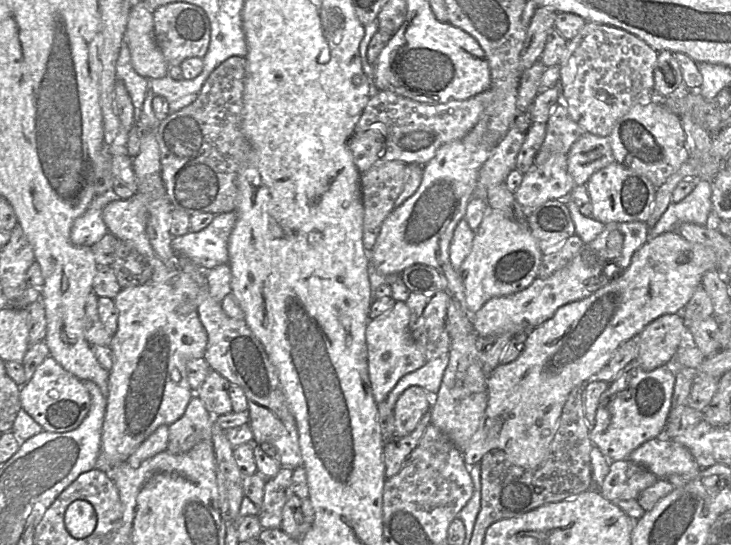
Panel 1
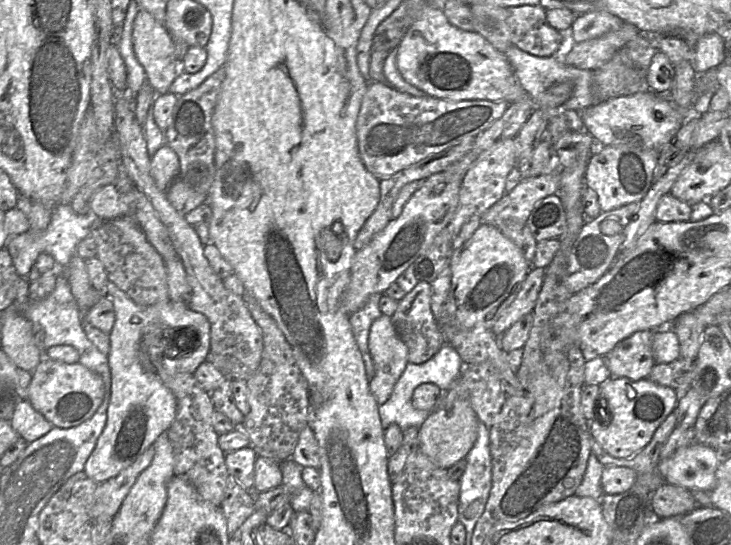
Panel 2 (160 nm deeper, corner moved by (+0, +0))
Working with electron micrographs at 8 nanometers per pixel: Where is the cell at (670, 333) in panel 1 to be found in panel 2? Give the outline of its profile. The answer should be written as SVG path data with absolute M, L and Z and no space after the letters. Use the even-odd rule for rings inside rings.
M642 330L620 341L603 358L611 377L645 379L655 365L652 341L655 330Z

